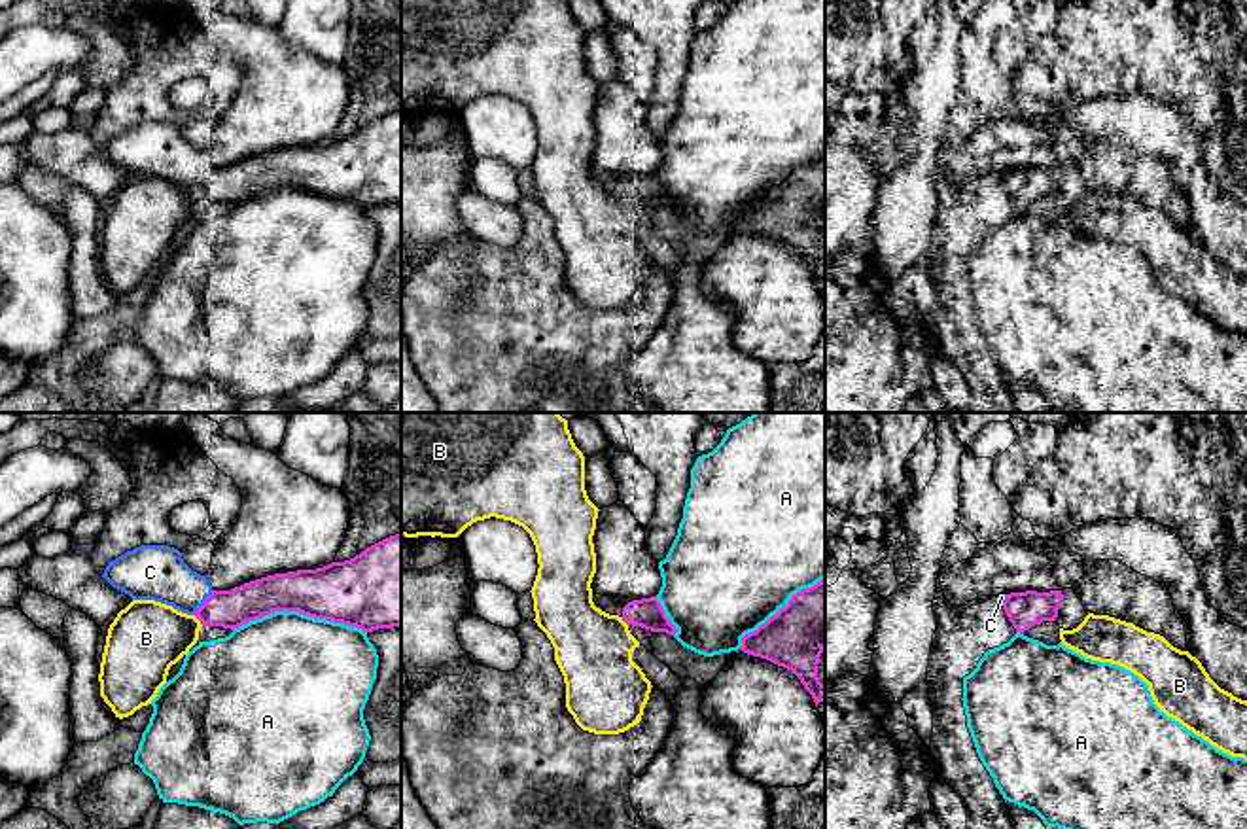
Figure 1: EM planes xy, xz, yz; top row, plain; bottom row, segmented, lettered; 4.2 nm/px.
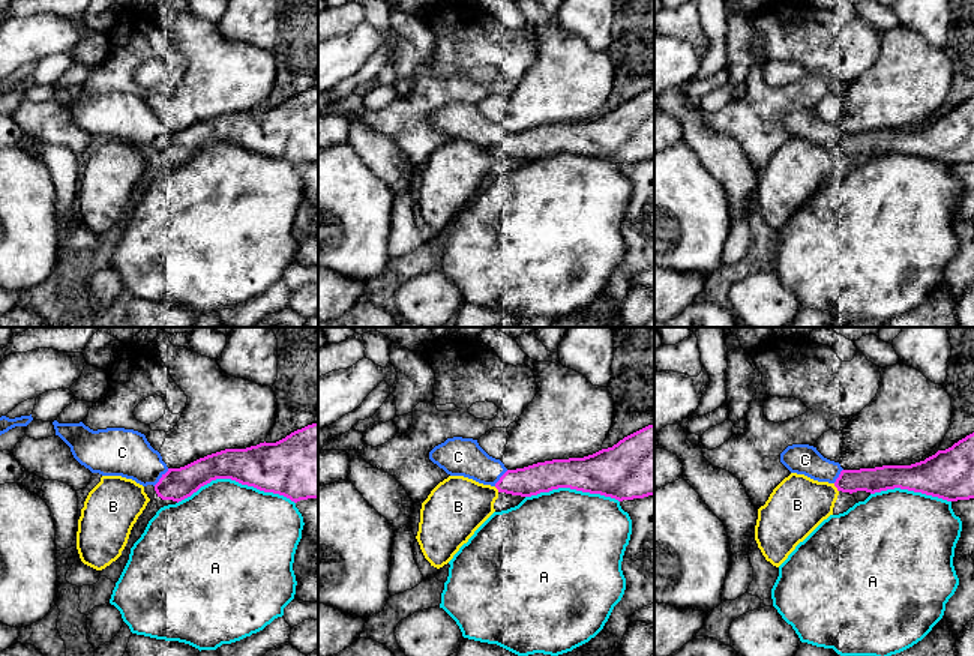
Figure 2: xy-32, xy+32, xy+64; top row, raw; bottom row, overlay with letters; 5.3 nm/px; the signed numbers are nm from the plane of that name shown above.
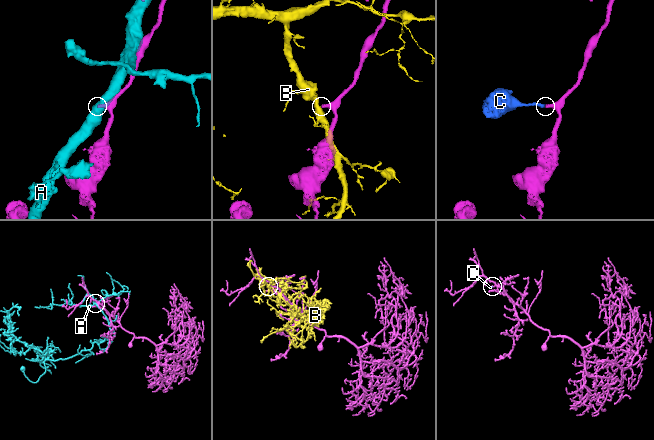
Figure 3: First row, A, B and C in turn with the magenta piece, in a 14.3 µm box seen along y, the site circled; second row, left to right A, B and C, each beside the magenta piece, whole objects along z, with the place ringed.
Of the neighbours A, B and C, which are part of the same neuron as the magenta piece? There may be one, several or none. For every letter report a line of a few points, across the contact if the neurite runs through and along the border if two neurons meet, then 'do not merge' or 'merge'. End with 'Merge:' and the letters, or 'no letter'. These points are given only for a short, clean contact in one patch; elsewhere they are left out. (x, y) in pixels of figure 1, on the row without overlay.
A: do not merge
B: do not merge
C: merge
Merge: C

